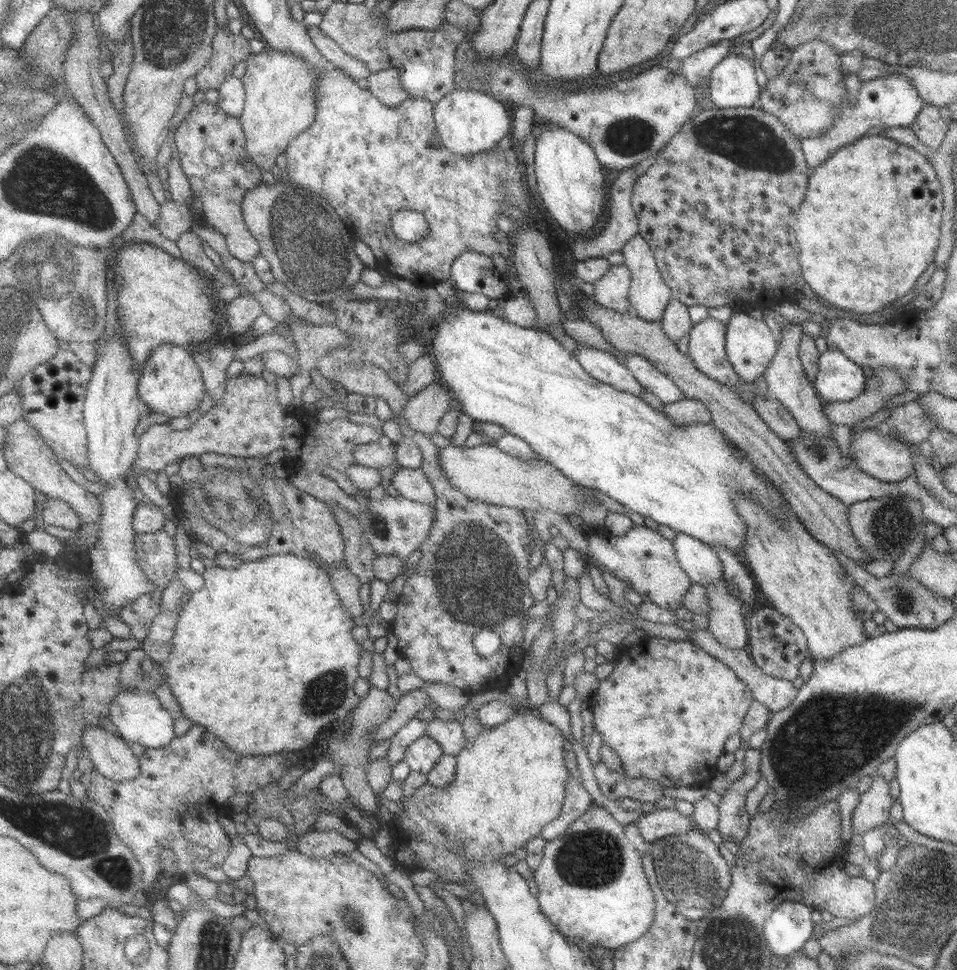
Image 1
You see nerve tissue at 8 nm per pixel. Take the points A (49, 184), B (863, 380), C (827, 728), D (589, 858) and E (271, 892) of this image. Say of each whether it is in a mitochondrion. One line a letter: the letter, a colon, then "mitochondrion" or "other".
A: mitochondrion
B: other
C: mitochondrion
D: mitochondrion
E: other

